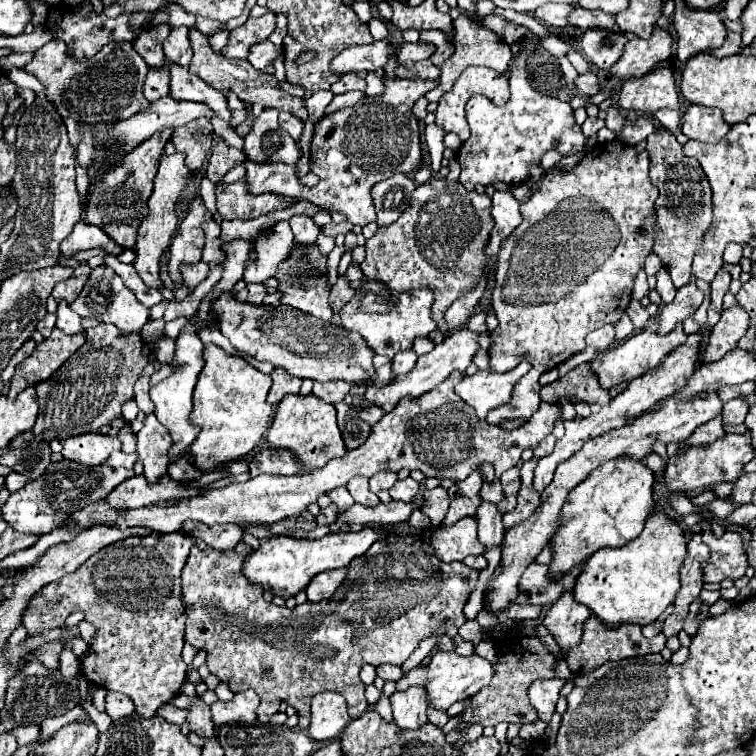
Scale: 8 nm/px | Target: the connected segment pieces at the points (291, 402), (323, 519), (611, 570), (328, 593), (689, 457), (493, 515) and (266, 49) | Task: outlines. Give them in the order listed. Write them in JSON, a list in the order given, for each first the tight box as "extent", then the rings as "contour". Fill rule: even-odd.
[{"extent":[267,394,347,470],"contour":[[[313,394],[285,396],[285,400],[281,400],[275,420],[267,432],[267,440],[269,440],[271,448],[291,450],[297,456],[297,460],[305,466],[305,470],[321,468],[327,464],[327,460],[333,460],[347,452],[345,444],[341,440],[341,432],[337,428],[335,406],[317,400]]]},{"extent":[317,504,337,526],"contour":[[[329,504],[327,508],[323,508],[323,510],[319,512],[317,524],[319,524],[319,526],[329,526],[329,524],[335,520],[335,516],[337,516],[337,506],[335,506],[335,504]]]},{"extent":[573,512,687,628],"contour":[[[655,512],[649,516],[643,532],[635,540],[631,540],[621,548],[603,548],[583,564],[581,574],[575,578],[573,598],[579,604],[585,604],[591,610],[591,614],[595,614],[609,628],[619,628],[621,624],[627,622],[647,626],[655,622],[659,614],[675,600],[675,594],[679,590],[679,568],[685,560],[685,554],[687,554],[687,536],[679,526],[679,522],[671,520],[661,512]]]},{"extent":[305,568,347,602],"contour":[[[347,568],[329,570],[329,572],[317,574],[317,576],[309,582],[309,586],[305,588],[307,600],[309,600],[309,602],[321,602],[321,600],[331,598],[331,596],[335,594],[335,590],[341,586],[345,574],[347,574]]]},{"extent":[665,430,755,492],"contour":[[[749,430],[745,434],[725,434],[723,438],[711,444],[689,446],[681,454],[669,458],[669,464],[665,468],[665,484],[671,492],[693,492],[719,482],[735,482],[743,472],[745,464],[751,462],[753,458],[755,458],[755,448],[751,446]]]},{"extent":[477,500,505,548],"contour":[[[481,500],[479,508],[477,508],[479,540],[481,540],[487,548],[491,548],[493,544],[501,544],[501,540],[503,540],[505,528],[503,528],[501,518],[503,518],[503,514],[499,512],[497,504],[491,504],[491,502]]]},{"extent":[247,40,281,72],"contour":[[[265,40],[265,42],[255,44],[255,46],[249,48],[247,60],[249,60],[251,66],[257,68],[259,72],[269,72],[269,70],[271,70],[271,62],[273,62],[273,58],[275,58],[279,52],[281,52],[281,50],[279,50],[275,44],[271,44],[269,40]]]}]

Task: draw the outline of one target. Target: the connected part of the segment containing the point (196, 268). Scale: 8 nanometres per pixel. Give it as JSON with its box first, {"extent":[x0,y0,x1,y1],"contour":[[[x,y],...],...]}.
{"extent":[183,262,209,292],"contour":[[[197,262],[197,264],[183,268],[183,280],[185,280],[185,284],[189,286],[191,292],[195,290],[195,286],[199,282],[203,282],[207,278],[207,274],[209,274],[209,264],[205,264],[205,262]]]}

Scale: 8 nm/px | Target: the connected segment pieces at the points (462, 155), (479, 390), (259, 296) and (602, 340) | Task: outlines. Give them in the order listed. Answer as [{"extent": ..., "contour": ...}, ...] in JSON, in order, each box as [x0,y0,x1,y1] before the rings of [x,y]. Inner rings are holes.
[{"extent":[457,42,587,190],"contour":[[[523,42],[513,46],[515,58],[511,70],[511,100],[509,104],[497,108],[485,96],[475,95],[466,104],[466,118],[471,126],[471,138],[459,148],[457,162],[461,164],[459,182],[473,190],[477,184],[489,186],[495,182],[503,184],[523,184],[527,180],[529,164],[539,162],[541,156],[549,150],[557,150],[561,154],[577,154],[583,150],[587,138],[581,132],[581,126],[575,124],[573,110],[567,102],[553,100],[549,96],[539,94],[525,72],[527,50]]]},{"extent":[455,364,529,420],"contour":[[[519,364],[517,368],[495,374],[495,372],[477,372],[473,376],[463,376],[463,380],[455,386],[455,394],[475,408],[477,416],[485,420],[487,412],[493,410],[497,404],[503,404],[509,400],[509,394],[513,390],[513,384],[529,372],[529,364]]]},{"extent":[235,284,265,304],"contour":[[[247,284],[241,292],[235,294],[237,300],[249,302],[249,304],[261,304],[265,298],[265,286],[263,284]]]},{"extent":[587,324,615,350],"contour":[[[609,324],[603,326],[603,328],[599,328],[599,330],[595,330],[595,332],[591,332],[587,336],[587,344],[595,346],[599,350],[607,350],[613,344],[613,340],[615,340],[615,328],[609,326]]]}]

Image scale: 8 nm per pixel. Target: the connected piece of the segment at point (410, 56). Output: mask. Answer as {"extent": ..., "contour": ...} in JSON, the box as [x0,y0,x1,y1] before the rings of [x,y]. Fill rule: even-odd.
{"extent":[399,42,435,62],"contour":[[[415,42],[415,44],[403,44],[399,52],[399,62],[407,60],[427,60],[435,52],[435,44]]]}

